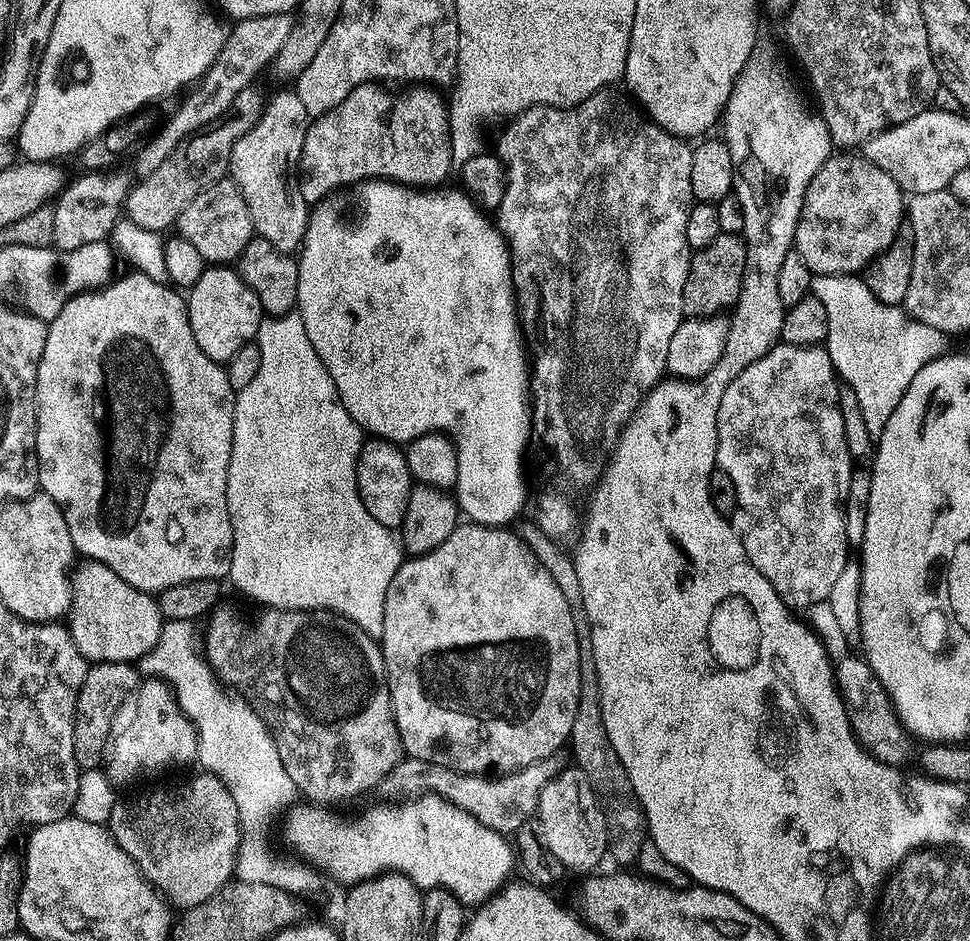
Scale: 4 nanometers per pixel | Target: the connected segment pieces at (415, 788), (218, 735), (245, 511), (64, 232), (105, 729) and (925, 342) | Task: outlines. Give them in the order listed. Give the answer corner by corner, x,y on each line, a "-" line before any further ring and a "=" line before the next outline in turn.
559,755
547,756
544,760
519,768
517,772
500,774
493,778
488,774
455,772
446,766
438,766
434,762
408,756
394,766
390,784
408,792
404,794
428,793
445,796
454,806
478,818
482,826
490,826
490,830
501,834
515,834
522,825
537,815
542,790
562,770
560,759
=
165,620
158,642
145,656
140,657
138,672
144,678
159,678
172,689
181,710
189,716
192,725
196,728
198,738
196,755
198,764
201,764
199,767
217,776
226,786
226,790
230,790
230,798
234,798
234,806
238,806
241,833
240,850
236,853
235,879
262,886
278,886
278,890
286,890
297,898
324,896
327,892
334,891
338,888
337,881
325,876
323,872
306,862
287,864
268,849
268,840
264,835
267,834
268,827
271,826
276,814
280,811
283,813
297,799
296,787
290,774
286,774
286,766
282,766
282,758
278,758
278,750
274,746
268,727
243,699
225,691
220,681
216,679
216,675
212,673
208,661
198,649
197,641
196,644
192,641
192,628
194,624
190,620
=
293,310
285,316
268,316
260,322
258,337
262,366
258,366
258,378
250,381
241,392
236,393
236,413
234,414
234,438
230,450
230,466
226,474
226,506
232,523
232,561
227,579
244,596
257,600
264,608
282,608
288,611
317,611
316,608
330,608
329,611
347,617
356,622
357,627
378,638
384,632
386,591
393,582
394,574
404,561
404,552
397,535
388,527
382,526
371,517
358,494
356,481
356,463
360,453
360,445
366,436
359,426
350,418
346,406
338,398
338,390
334,386
334,378
326,370
322,358
318,358
318,350
310,346
310,338
306,338
306,326
300,313
=
85,171
83,173
85,176
80,176
76,181
69,183
65,187
64,191
56,197
54,201
54,207
52,208
52,213
54,214
54,238
52,239
52,247
56,249
57,252
69,252
70,250
78,250
78,246
90,246
90,242
98,242
99,240
107,241
112,235
112,229
117,224
117,221
121,219
122,209
124,206
124,201
128,199
128,190
130,187
129,181
124,181
120,176
108,176
112,174
105,174
103,171
=
102,662
92,664
86,674
86,682
82,682
82,690
78,690
78,702
74,714
74,758
80,769
100,768
106,759
108,738
112,734
112,719
131,692
136,691
138,672
132,664
122,662
=
856,274
813,275
811,295
826,306
826,347
837,377
854,390
866,430
870,430
873,438
879,438
882,430
886,430
886,422
890,422
890,414
894,414
898,402
902,402
906,386
914,382
914,374
949,351
949,333
913,320
903,307
878,302
878,298
870,294
870,286

